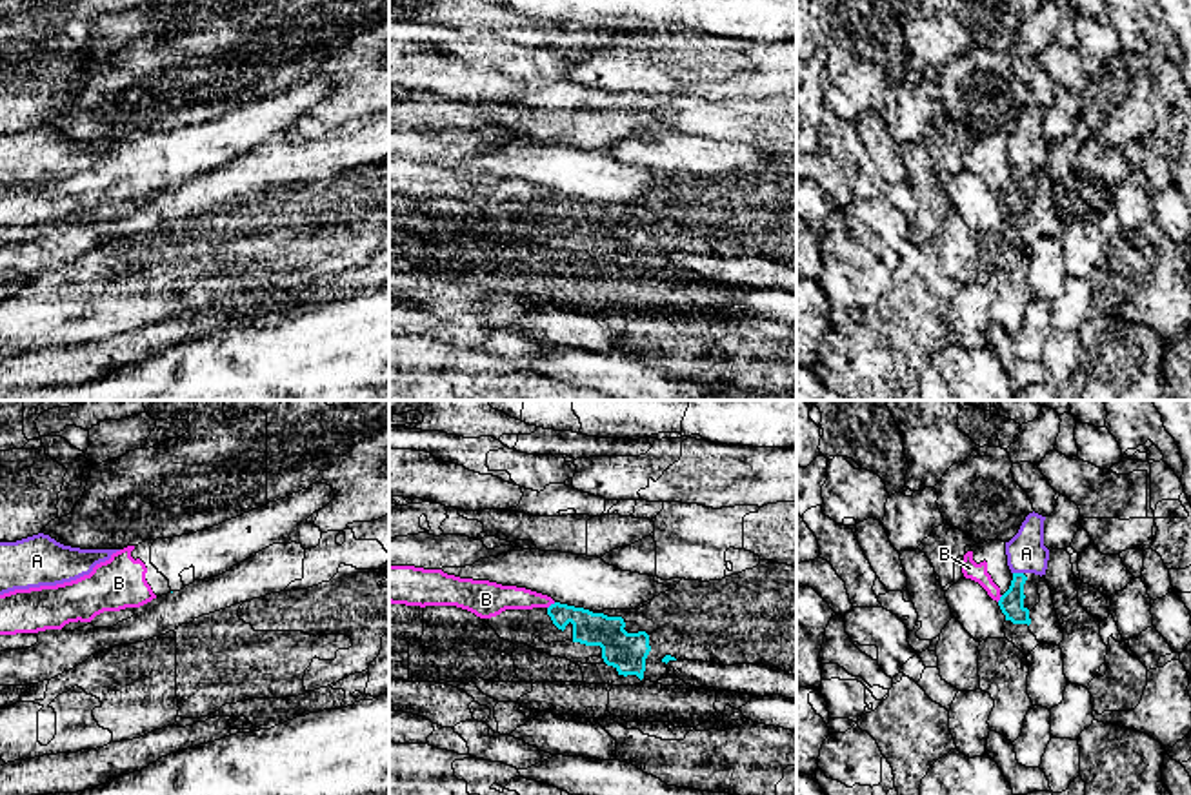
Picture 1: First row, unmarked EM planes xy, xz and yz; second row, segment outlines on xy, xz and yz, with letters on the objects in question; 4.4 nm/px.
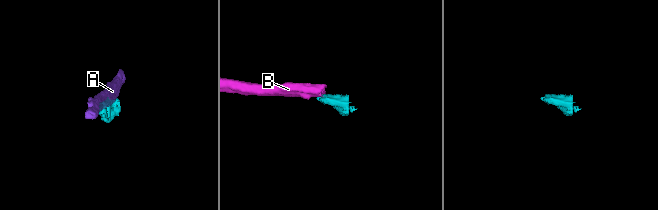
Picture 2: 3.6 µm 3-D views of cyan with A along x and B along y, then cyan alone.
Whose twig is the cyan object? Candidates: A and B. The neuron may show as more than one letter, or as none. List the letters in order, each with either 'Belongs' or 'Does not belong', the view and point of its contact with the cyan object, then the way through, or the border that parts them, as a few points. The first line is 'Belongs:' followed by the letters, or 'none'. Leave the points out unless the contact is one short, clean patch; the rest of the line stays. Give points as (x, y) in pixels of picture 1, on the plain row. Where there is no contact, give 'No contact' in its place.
Belongs: none
A: Does not belong. Touches cyan at yz (1019, 166). Boundary: yz (1013, 164), (1022, 166)
B: Does not belong. Touches cyan at xz (551, 197). Boundary: xz (555, 195), (548, 201)

